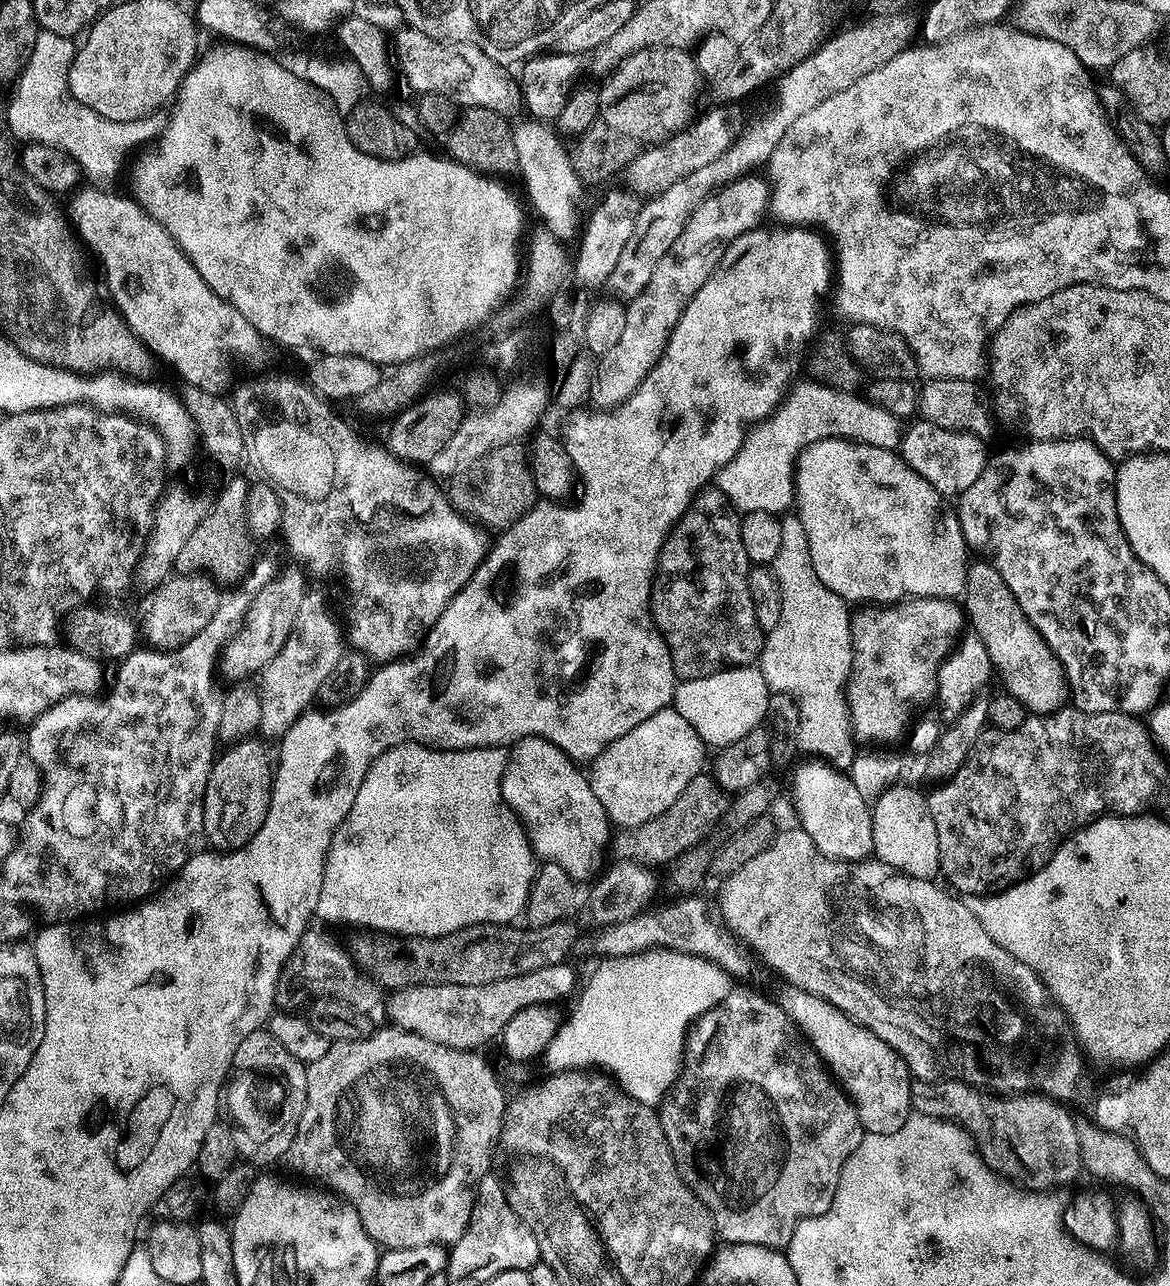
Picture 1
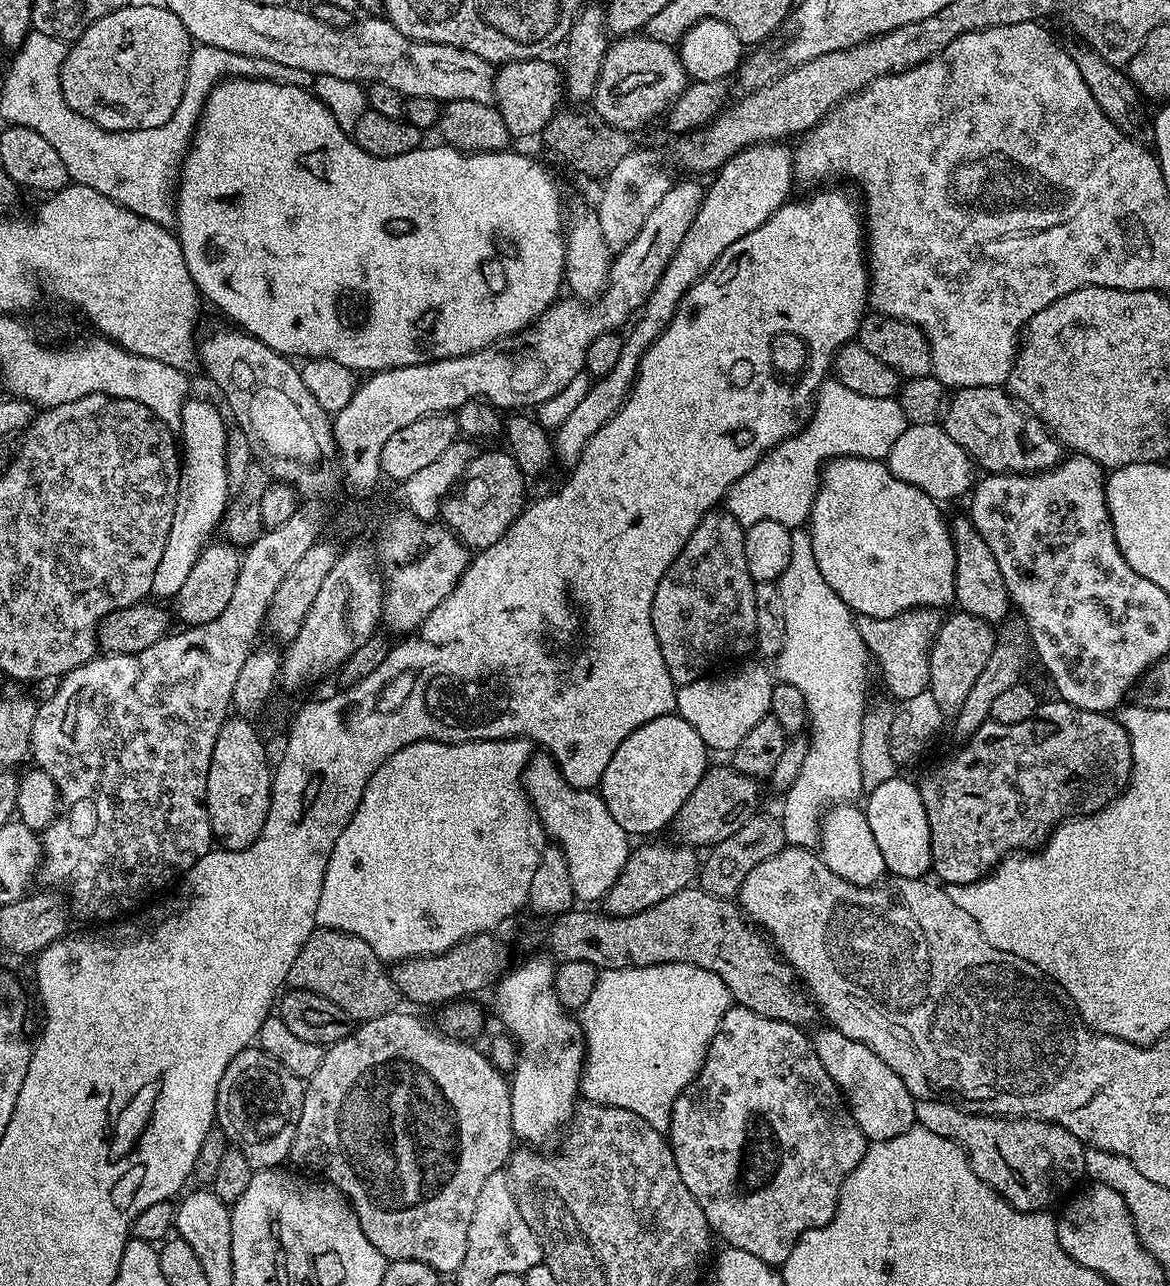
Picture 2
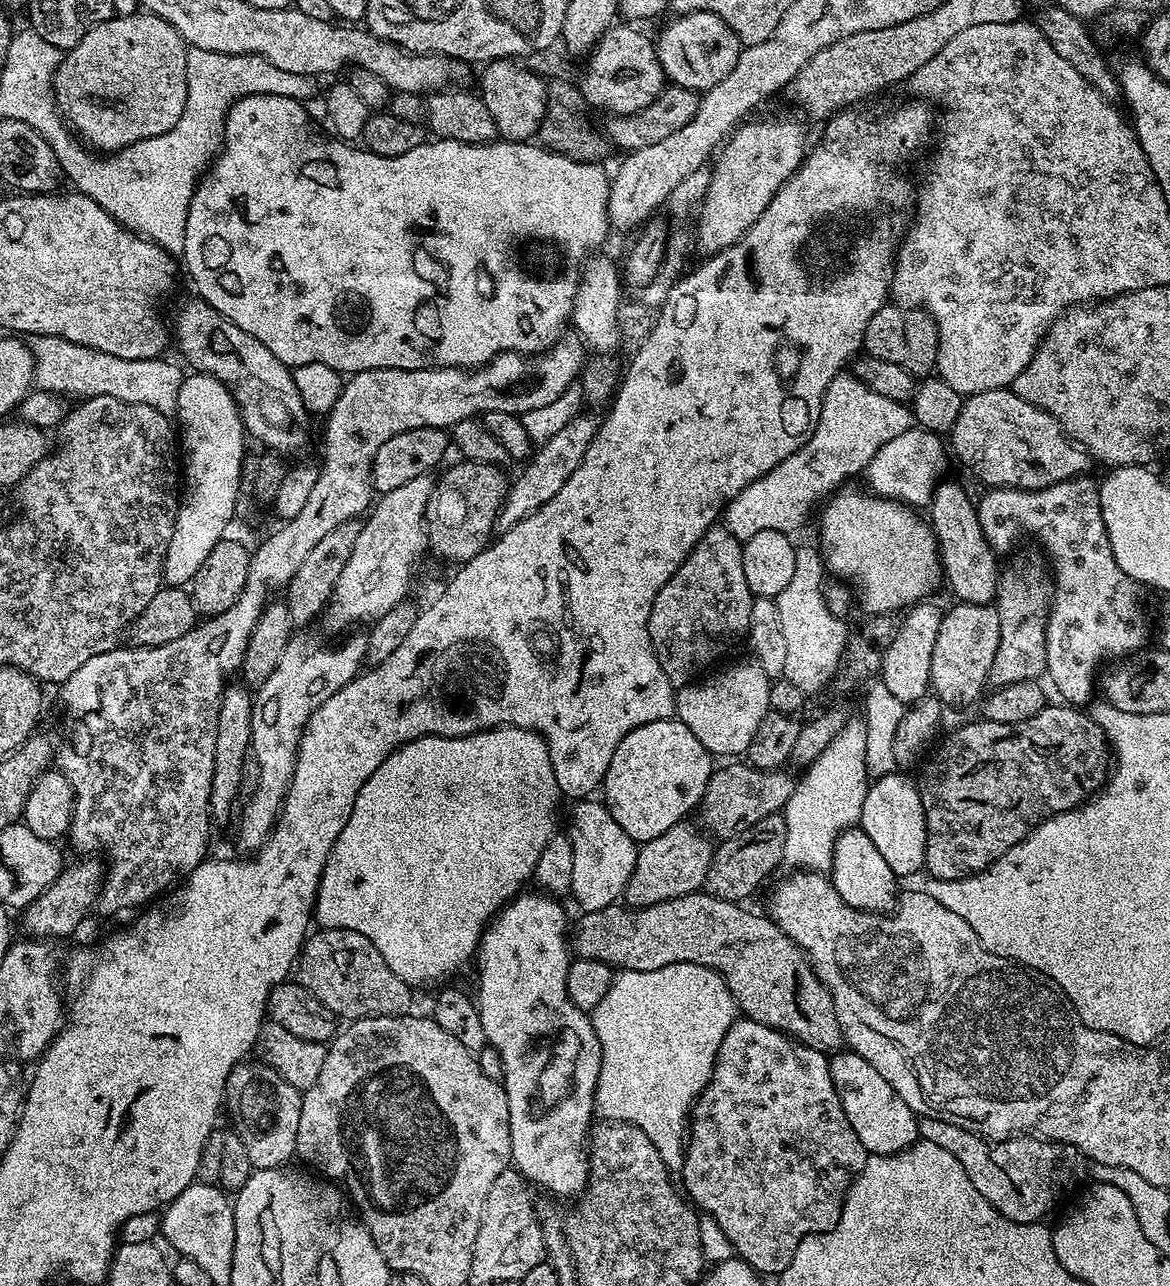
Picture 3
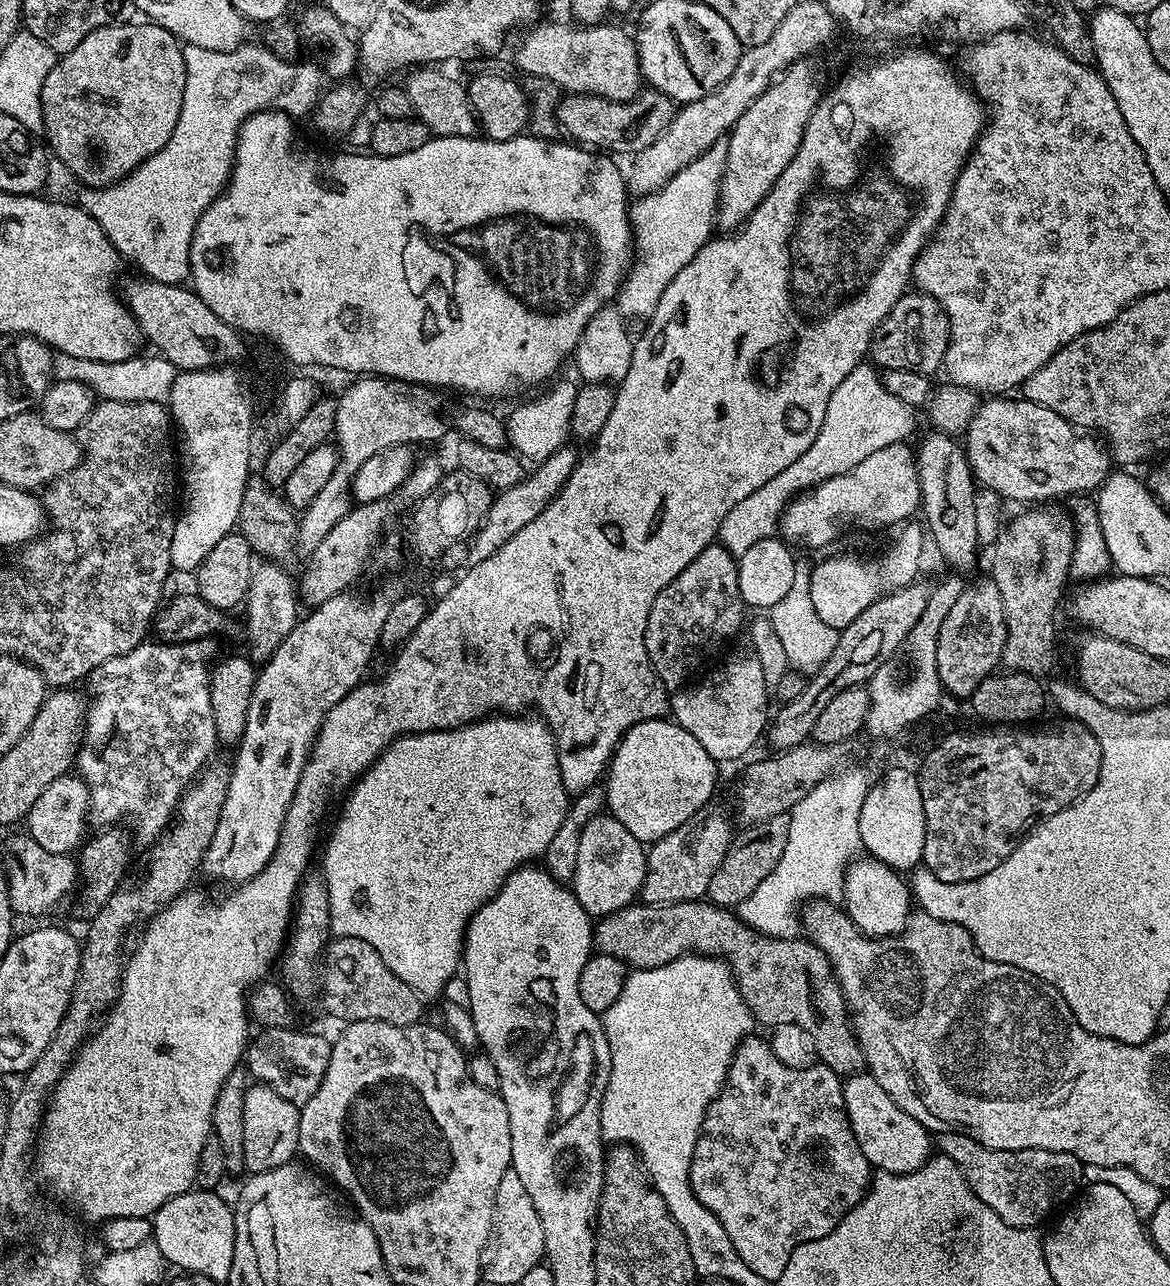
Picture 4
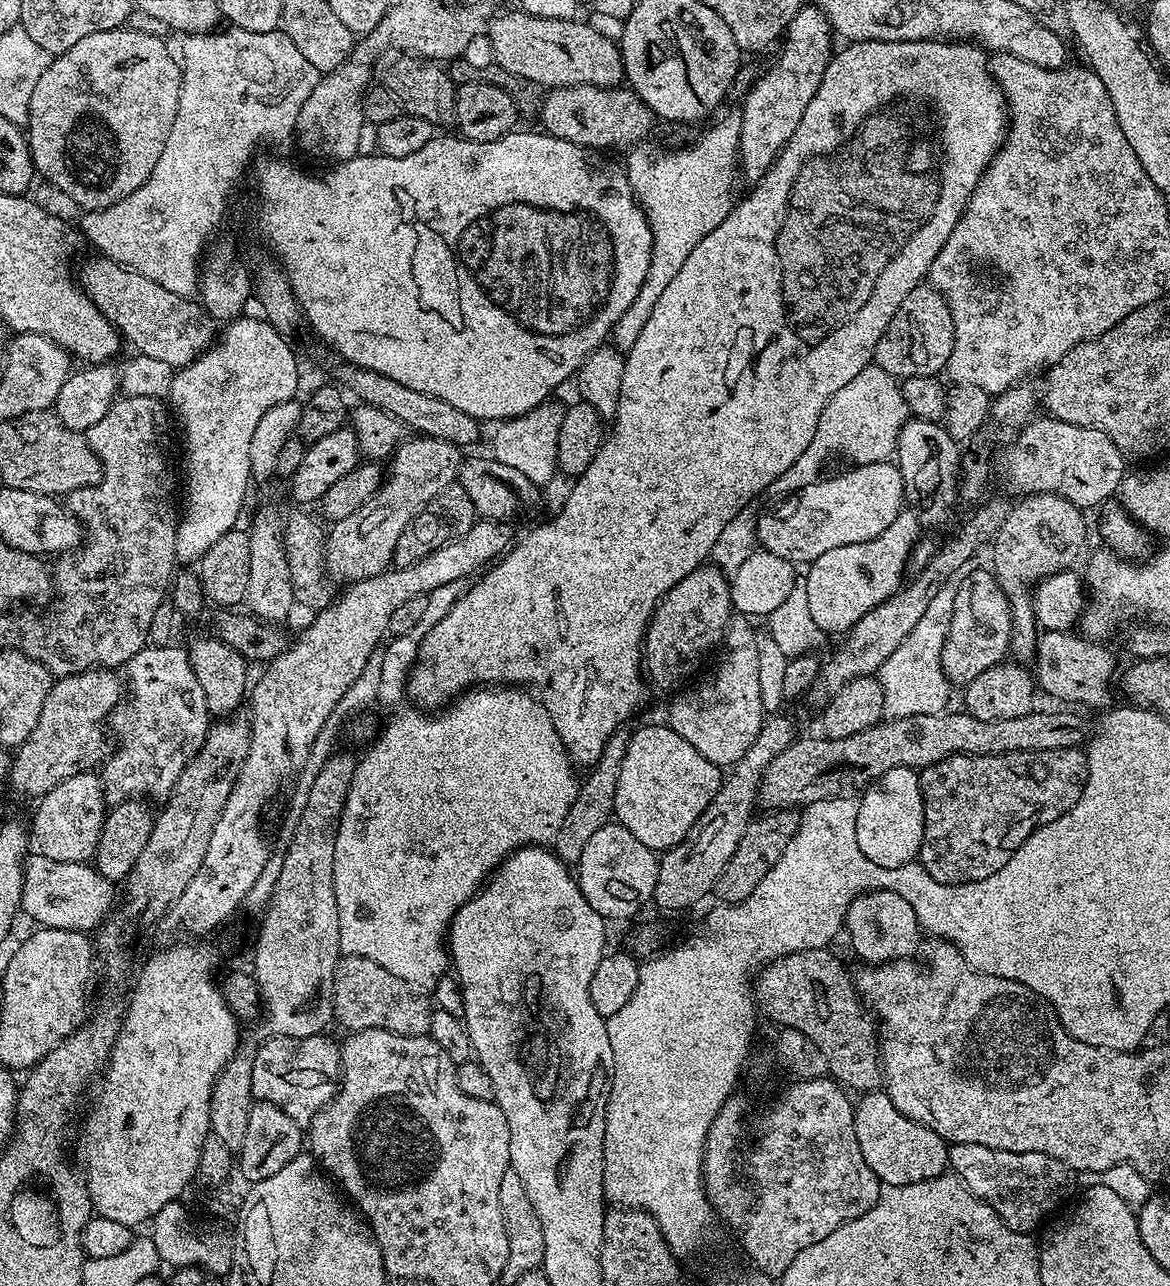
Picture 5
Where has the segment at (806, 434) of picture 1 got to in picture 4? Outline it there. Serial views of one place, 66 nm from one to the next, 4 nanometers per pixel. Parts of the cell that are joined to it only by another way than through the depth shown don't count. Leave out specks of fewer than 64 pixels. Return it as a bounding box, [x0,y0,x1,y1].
[719,366,914,554]

